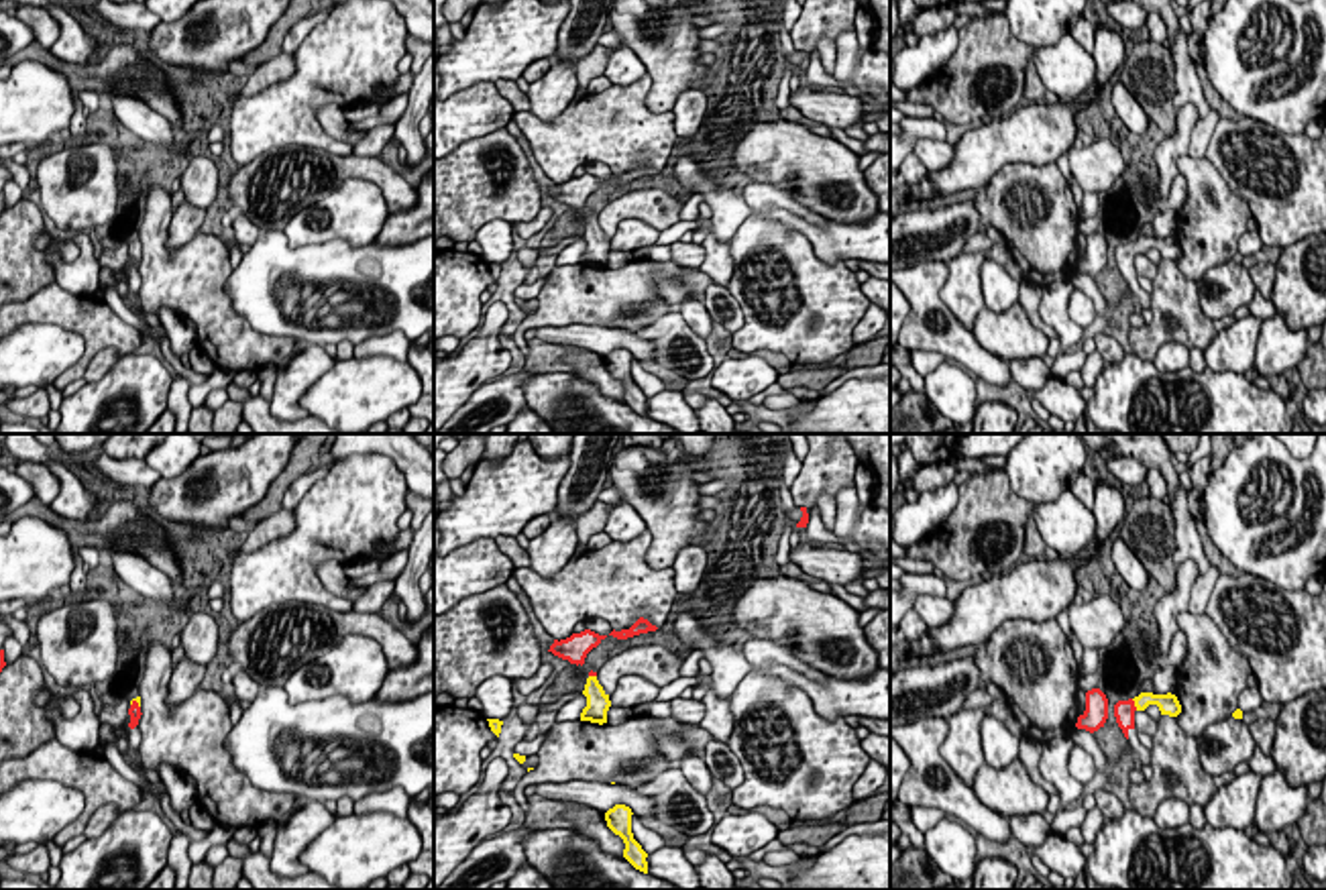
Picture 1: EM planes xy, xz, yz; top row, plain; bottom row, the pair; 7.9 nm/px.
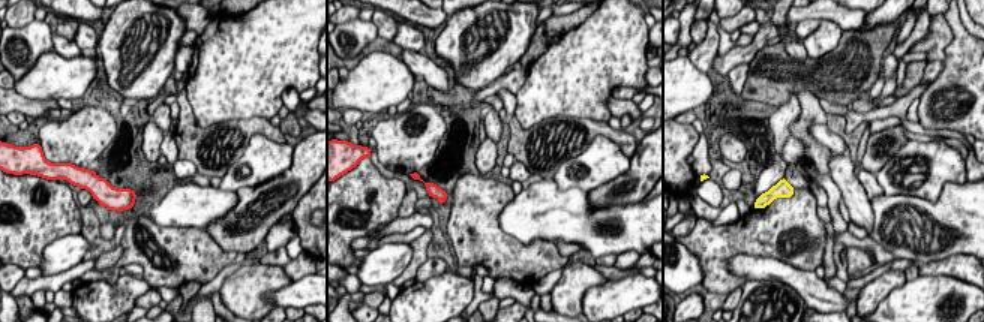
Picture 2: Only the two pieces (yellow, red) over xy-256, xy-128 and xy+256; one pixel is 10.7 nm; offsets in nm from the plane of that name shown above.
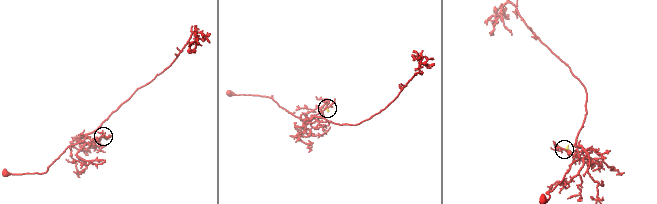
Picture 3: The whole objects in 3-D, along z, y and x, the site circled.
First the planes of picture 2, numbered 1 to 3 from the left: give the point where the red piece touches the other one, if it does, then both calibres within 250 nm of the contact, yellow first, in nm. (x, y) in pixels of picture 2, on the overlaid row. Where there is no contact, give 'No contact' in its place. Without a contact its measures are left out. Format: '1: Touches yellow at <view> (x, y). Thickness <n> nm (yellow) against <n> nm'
1: No contact
2: No contact
3: No contact

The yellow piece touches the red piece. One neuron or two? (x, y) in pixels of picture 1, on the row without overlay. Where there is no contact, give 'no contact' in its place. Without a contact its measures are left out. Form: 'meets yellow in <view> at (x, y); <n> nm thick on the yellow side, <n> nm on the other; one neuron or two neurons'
meets yellow in yz at (1135, 249); 140 nm thick on the yellow side, 160 nm on the other; one neuron

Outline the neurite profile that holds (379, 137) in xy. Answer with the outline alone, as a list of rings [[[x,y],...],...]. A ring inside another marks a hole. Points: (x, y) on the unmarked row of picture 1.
[[[381,124],[367,132],[363,141],[352,145],[352,155],[379,159],[383,149],[393,143],[395,124]]]

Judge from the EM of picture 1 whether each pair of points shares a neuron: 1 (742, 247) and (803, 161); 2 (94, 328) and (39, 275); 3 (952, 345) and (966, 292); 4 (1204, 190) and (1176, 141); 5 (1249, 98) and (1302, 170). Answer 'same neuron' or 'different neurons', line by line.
1: different neurons
2: different neurons
3: different neurons
4: different neurons
5: different neurons

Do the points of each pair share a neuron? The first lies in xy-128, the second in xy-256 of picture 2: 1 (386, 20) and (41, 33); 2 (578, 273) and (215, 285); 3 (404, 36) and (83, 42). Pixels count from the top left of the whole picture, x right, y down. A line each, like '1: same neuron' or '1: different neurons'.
1: different neurons
2: different neurons
3: same neuron

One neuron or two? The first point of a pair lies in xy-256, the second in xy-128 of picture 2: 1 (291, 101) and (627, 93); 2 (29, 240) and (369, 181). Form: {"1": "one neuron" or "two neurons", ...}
{"1": "one neuron", "2": "one neuron"}

